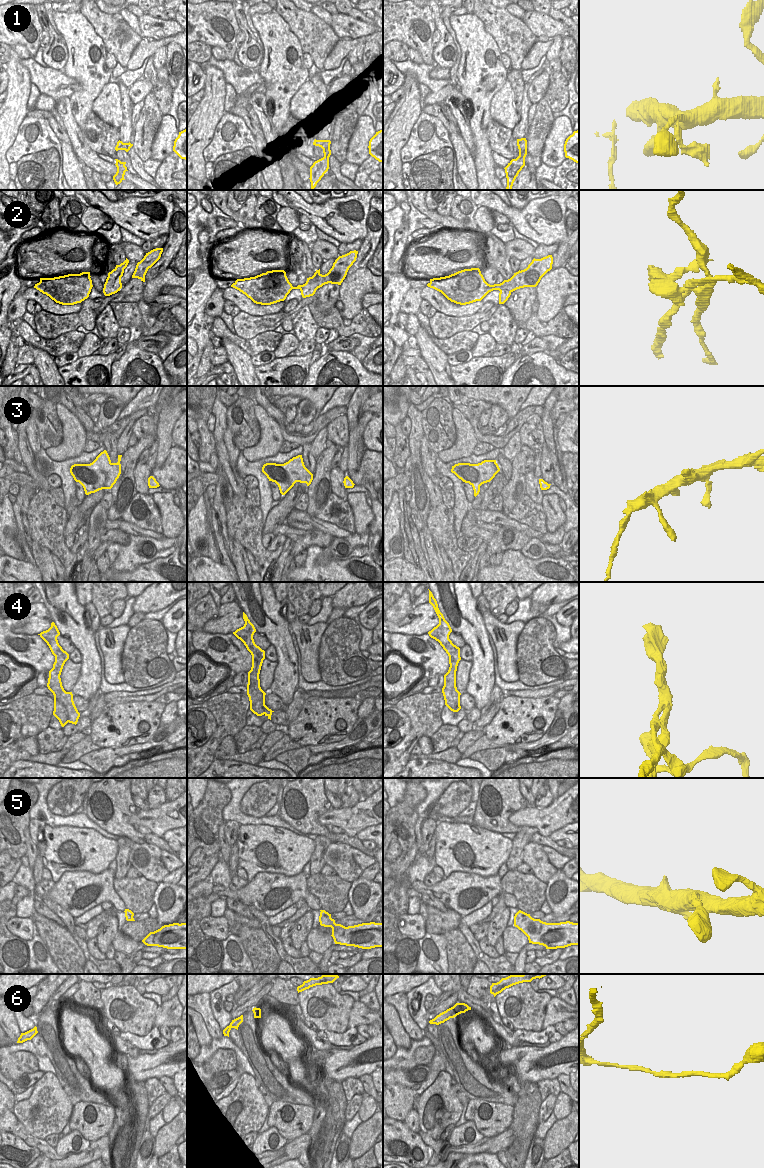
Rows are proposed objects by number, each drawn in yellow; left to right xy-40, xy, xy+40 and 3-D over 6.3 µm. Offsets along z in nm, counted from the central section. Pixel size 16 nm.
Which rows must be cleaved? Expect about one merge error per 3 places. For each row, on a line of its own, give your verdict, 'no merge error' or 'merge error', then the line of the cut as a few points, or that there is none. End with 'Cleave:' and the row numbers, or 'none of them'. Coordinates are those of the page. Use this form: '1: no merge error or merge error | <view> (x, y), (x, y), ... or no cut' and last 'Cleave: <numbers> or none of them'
1: merge error | xy+40 (519, 149), (526, 151)
2: merge error | xy (319, 270), (313, 280), (315, 289)
3: no merge error | no cut
4: merge error | xy-40 (54, 699), (57, 699), (66, 709), (68, 721)
5: no merge error | no cut
6: no merge error | no cut
Cleave: 1, 2, 4

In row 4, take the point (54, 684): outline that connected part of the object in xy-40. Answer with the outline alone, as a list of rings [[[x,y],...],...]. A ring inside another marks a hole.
[[[54,622],[51,623],[51,627],[38,634],[49,646],[52,654],[55,656],[55,662],[53,668],[49,671],[49,678],[47,687],[53,693],[54,700],[61,702],[68,712],[68,722],[77,724],[80,717],[74,701],[72,692],[66,692],[61,682],[61,672],[65,662],[69,659],[69,654],[62,649],[59,645],[57,637],[60,632]]]

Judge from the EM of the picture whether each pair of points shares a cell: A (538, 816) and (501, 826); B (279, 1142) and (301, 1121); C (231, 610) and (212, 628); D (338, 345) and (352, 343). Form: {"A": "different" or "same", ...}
{"A": "different", "B": "different", "C": "same", "D": "same"}

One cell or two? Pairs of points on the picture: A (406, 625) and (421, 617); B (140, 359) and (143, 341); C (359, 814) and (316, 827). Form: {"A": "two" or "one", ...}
{"A": "one", "B": "two", "C": "two"}

